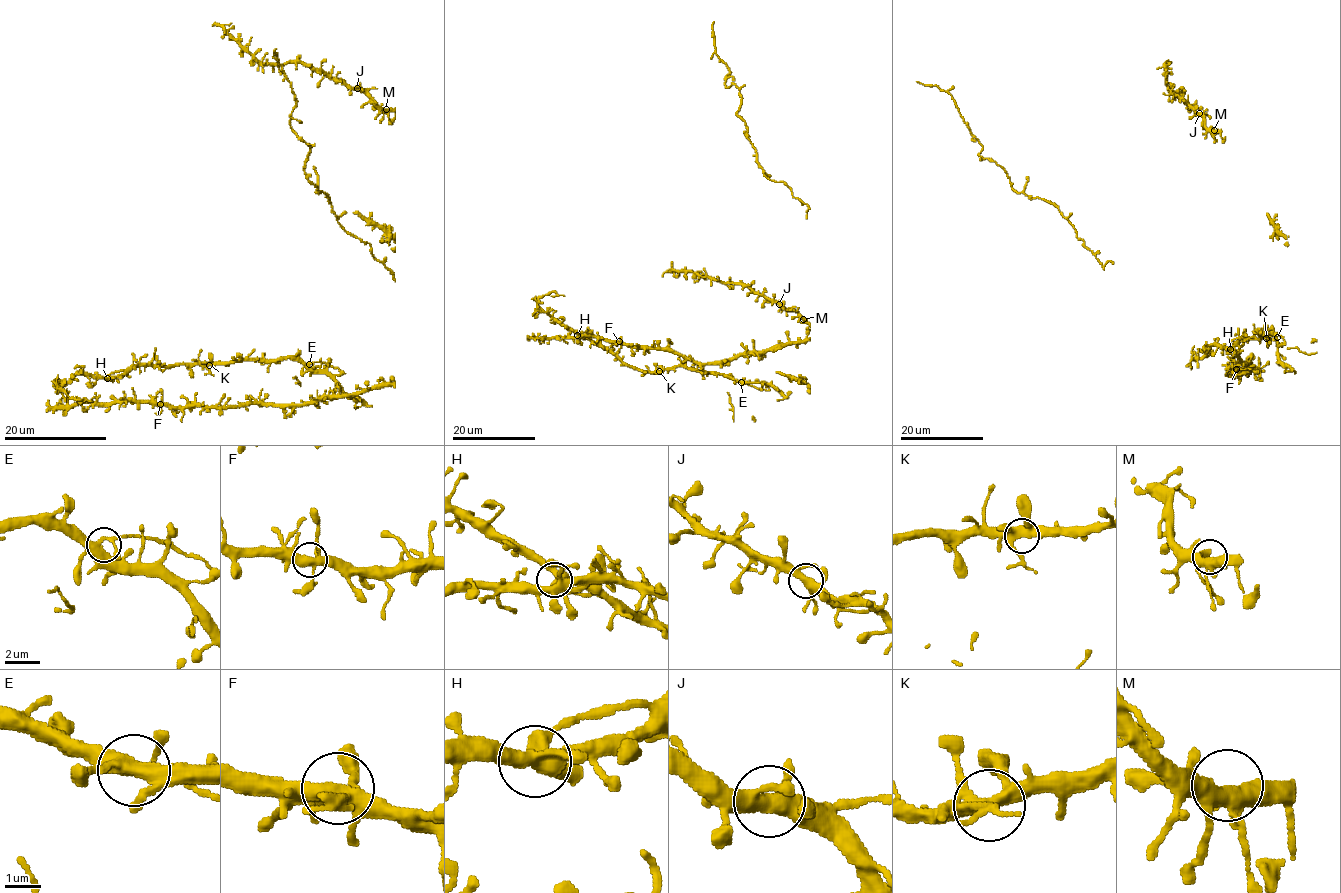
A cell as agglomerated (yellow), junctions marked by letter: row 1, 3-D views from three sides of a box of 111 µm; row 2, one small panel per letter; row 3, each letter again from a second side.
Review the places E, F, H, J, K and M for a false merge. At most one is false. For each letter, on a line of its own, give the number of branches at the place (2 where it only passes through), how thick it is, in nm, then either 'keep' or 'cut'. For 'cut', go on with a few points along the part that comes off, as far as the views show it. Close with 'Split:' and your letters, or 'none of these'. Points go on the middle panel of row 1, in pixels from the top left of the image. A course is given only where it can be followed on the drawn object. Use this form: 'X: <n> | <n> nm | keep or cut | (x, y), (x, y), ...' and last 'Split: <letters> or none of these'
E: 5 | 400 nm | keep
F: 5 | 380 nm | keep
H: 5 | 400 nm | keep
J: 5 | 380 nm | keep
K: 5 | 420 nm | keep
M: 5 | 400 nm | keep
Split: none of these

